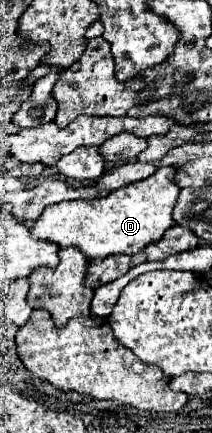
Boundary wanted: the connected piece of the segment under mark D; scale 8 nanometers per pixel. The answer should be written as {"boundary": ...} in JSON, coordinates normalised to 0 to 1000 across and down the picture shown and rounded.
{"boundary":[[[821,381],[755,386],[698,413],[547,436],[500,455],[236,473],[236,483],[208,483],[208,492],[179,501],[142,538],[160,552],[217,552],[274,561],[283,570],[368,570],[415,598],[491,598],[547,584],[642,589],[689,566],[755,557],[774,533],[821,520],[811,483],[849,446],[849,432],[811,413],[830,395],[840,390]]]}

